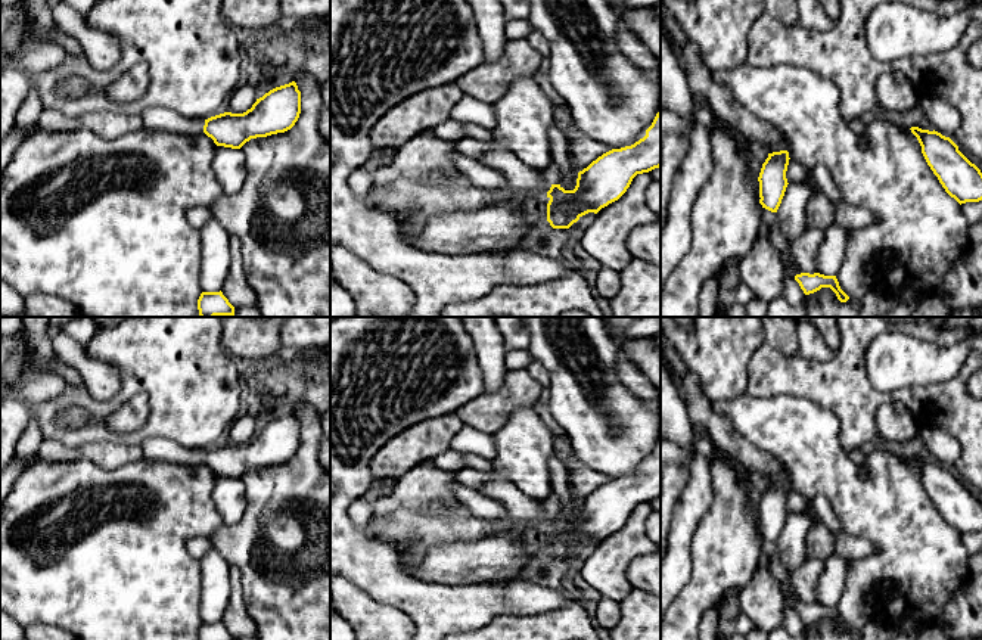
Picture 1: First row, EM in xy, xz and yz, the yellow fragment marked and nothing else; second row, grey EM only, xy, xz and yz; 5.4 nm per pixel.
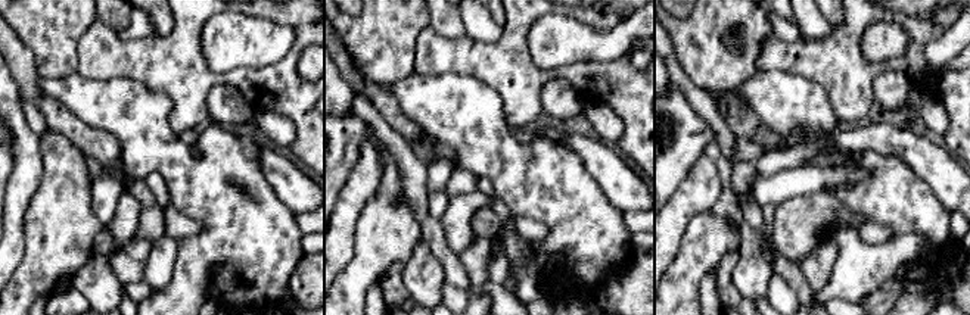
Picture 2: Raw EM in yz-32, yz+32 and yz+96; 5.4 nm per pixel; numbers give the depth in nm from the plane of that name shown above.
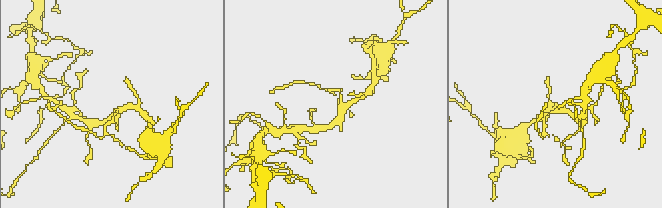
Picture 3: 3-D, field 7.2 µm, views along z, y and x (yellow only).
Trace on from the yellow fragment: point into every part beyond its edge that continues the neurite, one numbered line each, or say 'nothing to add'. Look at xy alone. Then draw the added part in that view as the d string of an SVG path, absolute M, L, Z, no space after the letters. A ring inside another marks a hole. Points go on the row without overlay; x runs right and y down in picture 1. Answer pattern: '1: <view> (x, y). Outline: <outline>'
1: xy (159, 449). Outline: M162 436L146 438L140 442L140 447L147 460L170 460L180 465L202 463L205 456L205 450L189 450Z

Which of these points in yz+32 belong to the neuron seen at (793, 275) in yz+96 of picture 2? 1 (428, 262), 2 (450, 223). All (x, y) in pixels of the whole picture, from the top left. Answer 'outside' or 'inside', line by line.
1: outside
2: outside

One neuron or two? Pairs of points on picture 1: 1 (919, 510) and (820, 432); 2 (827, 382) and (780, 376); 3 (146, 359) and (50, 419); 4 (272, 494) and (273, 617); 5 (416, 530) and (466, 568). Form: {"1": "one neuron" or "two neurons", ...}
{"1": "one neuron", "2": "one neuron", "3": "one neuron", "4": "one neuron", "5": "two neurons"}

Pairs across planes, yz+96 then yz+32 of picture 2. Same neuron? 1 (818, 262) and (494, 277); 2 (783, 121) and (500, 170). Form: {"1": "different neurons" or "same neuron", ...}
{"1": "different neurons", "2": "same neuron"}

